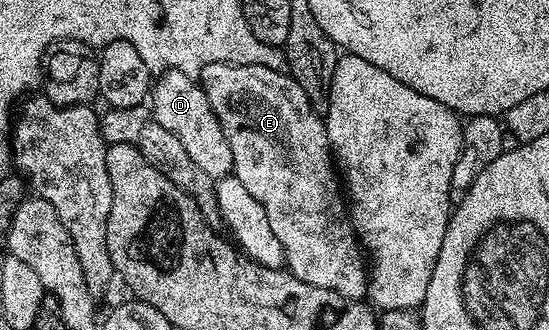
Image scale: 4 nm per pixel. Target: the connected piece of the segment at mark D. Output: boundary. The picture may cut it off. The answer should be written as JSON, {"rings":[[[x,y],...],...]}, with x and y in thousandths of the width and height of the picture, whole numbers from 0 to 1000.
{"rings":[[[321,209],[291,218],[275,261],[271,327],[286,373],[301,385],[301,397],[315,397],[315,409],[330,421],[330,445],[337,445],[344,482],[352,482],[352,494],[359,494],[359,506],[366,506],[373,530],[397,542],[423,521],[424,464],[417,458],[403,373],[395,348],[388,348],[388,324],[381,324],[370,261],[350,224]]]}

